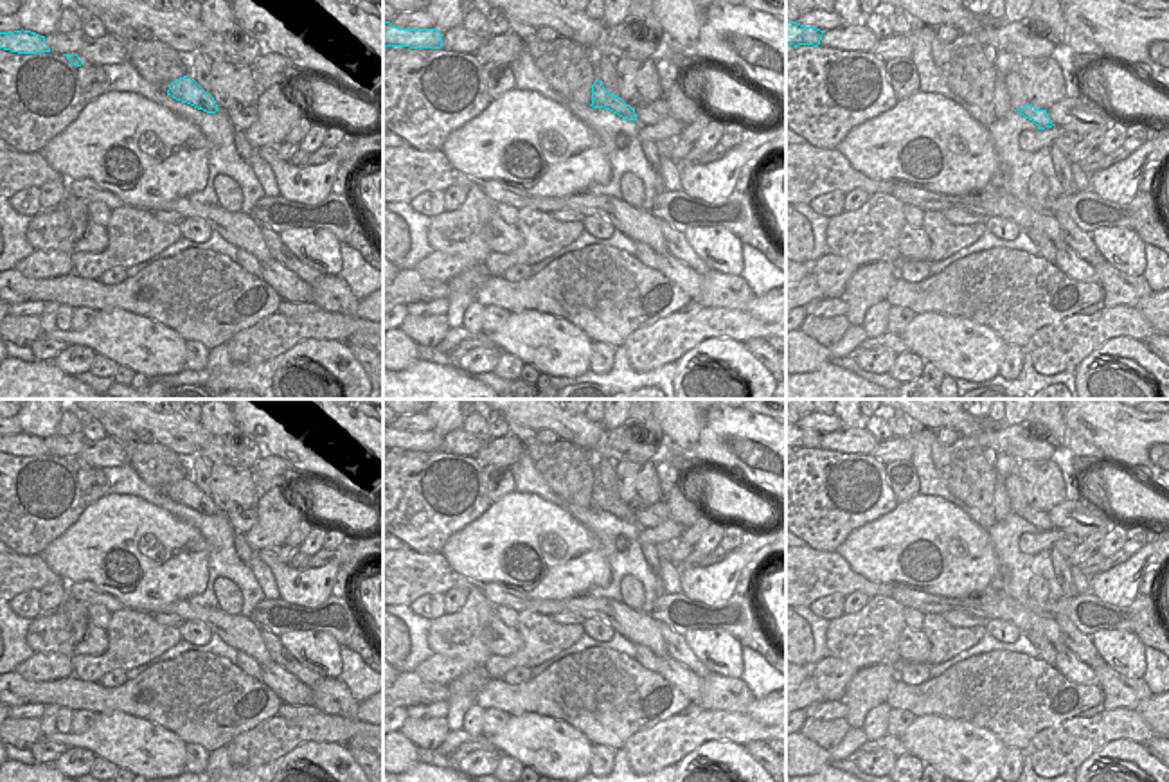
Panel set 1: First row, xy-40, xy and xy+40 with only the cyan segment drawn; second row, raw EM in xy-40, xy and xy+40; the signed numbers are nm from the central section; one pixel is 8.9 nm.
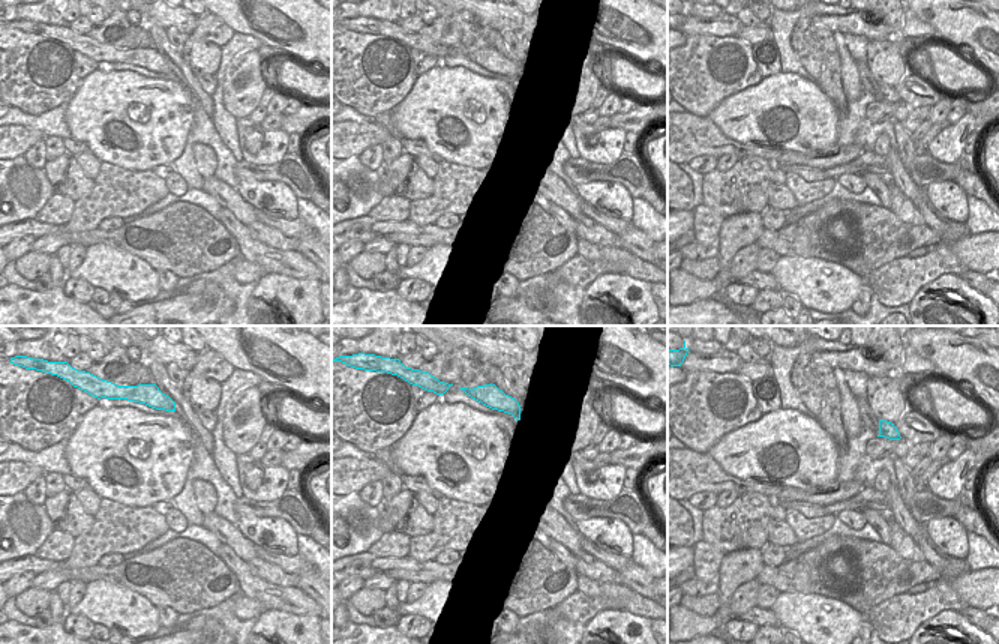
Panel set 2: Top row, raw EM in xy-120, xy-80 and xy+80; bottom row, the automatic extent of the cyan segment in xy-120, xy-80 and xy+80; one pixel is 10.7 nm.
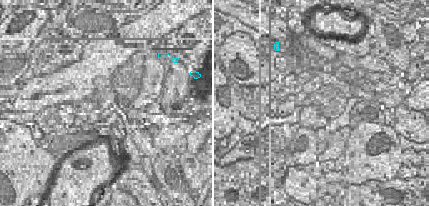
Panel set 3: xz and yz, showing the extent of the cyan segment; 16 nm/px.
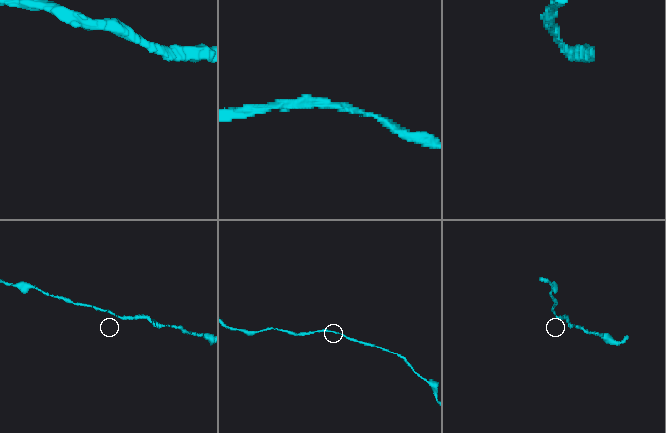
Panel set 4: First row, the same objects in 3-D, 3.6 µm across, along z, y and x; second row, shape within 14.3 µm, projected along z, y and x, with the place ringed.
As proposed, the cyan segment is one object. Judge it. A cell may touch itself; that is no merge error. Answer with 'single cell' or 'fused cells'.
single cell

